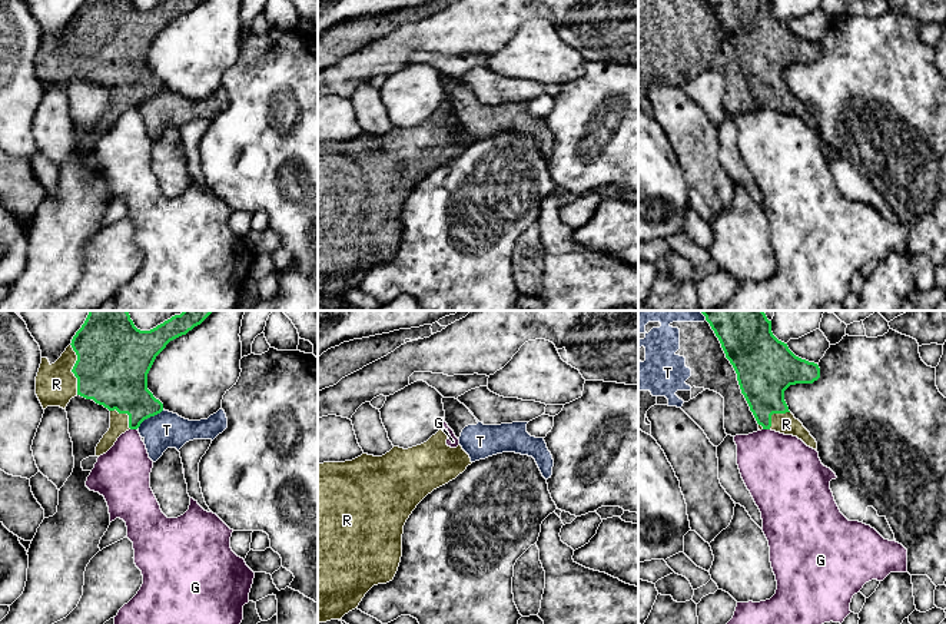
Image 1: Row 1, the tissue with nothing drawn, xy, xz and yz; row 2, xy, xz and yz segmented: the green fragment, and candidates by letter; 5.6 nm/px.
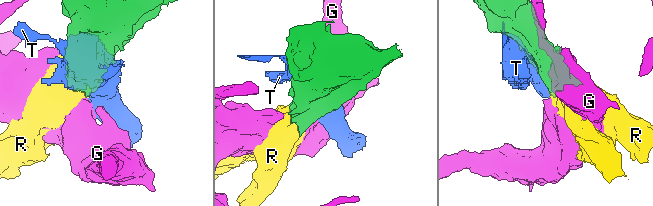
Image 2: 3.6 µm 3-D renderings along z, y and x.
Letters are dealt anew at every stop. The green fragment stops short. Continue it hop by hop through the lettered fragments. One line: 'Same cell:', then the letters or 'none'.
Same cell: R

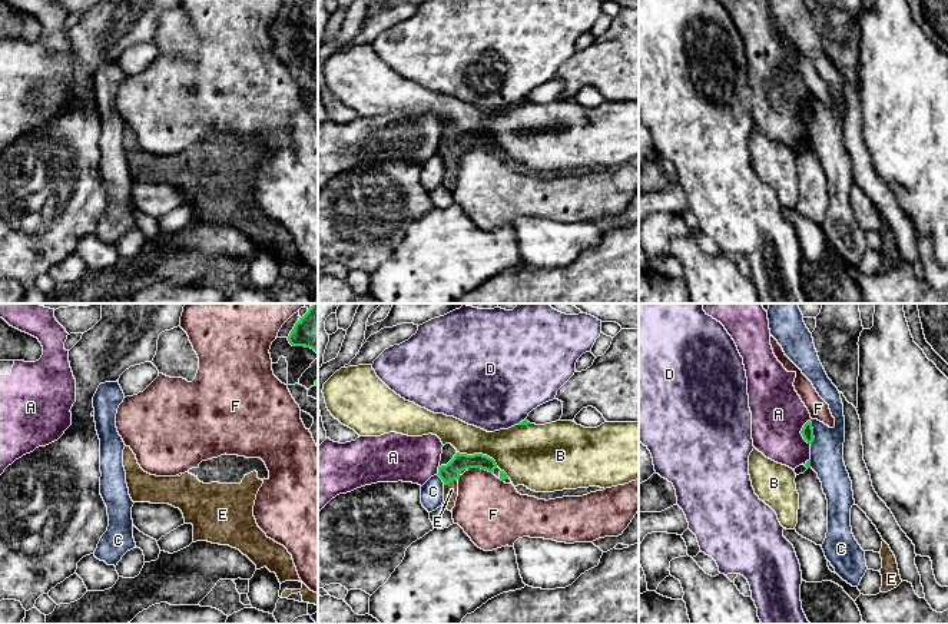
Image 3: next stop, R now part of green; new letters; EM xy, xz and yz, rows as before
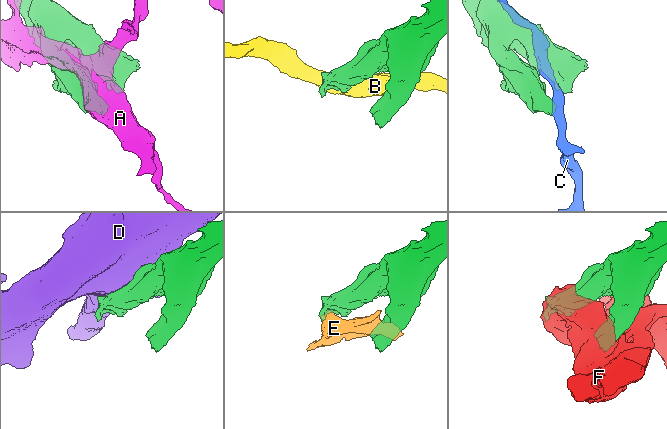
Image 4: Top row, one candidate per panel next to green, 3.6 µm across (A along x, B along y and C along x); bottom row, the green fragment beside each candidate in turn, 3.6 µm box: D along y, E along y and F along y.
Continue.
Same cell: E

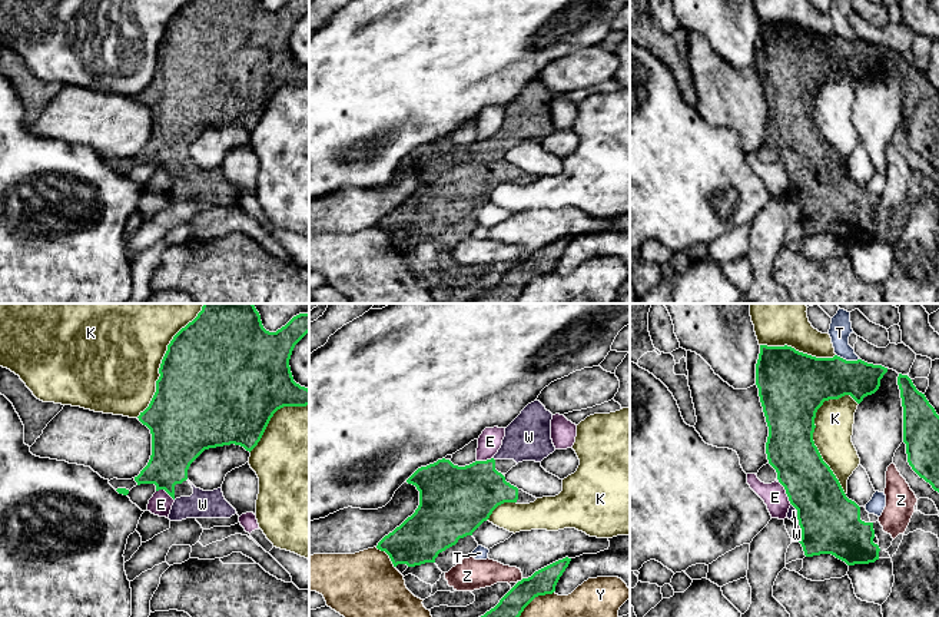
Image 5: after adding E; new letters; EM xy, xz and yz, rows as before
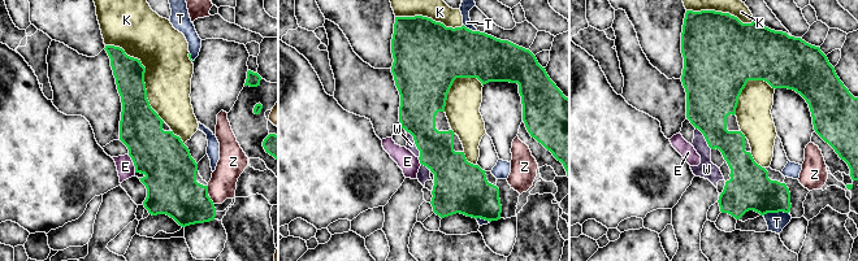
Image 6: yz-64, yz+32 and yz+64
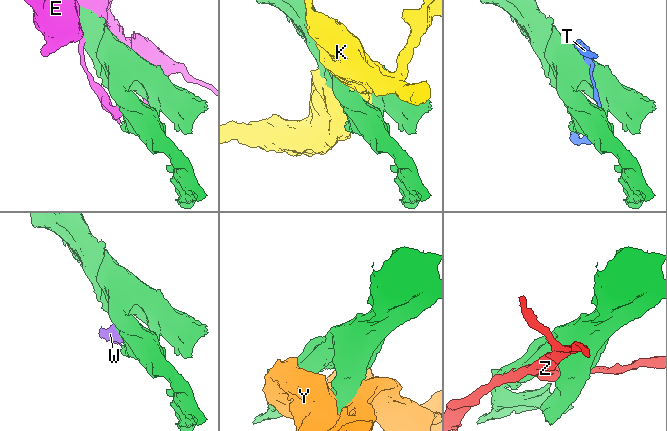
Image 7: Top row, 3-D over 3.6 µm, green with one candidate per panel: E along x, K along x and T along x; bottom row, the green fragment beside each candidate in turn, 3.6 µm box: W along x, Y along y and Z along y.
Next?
Same cell: W

